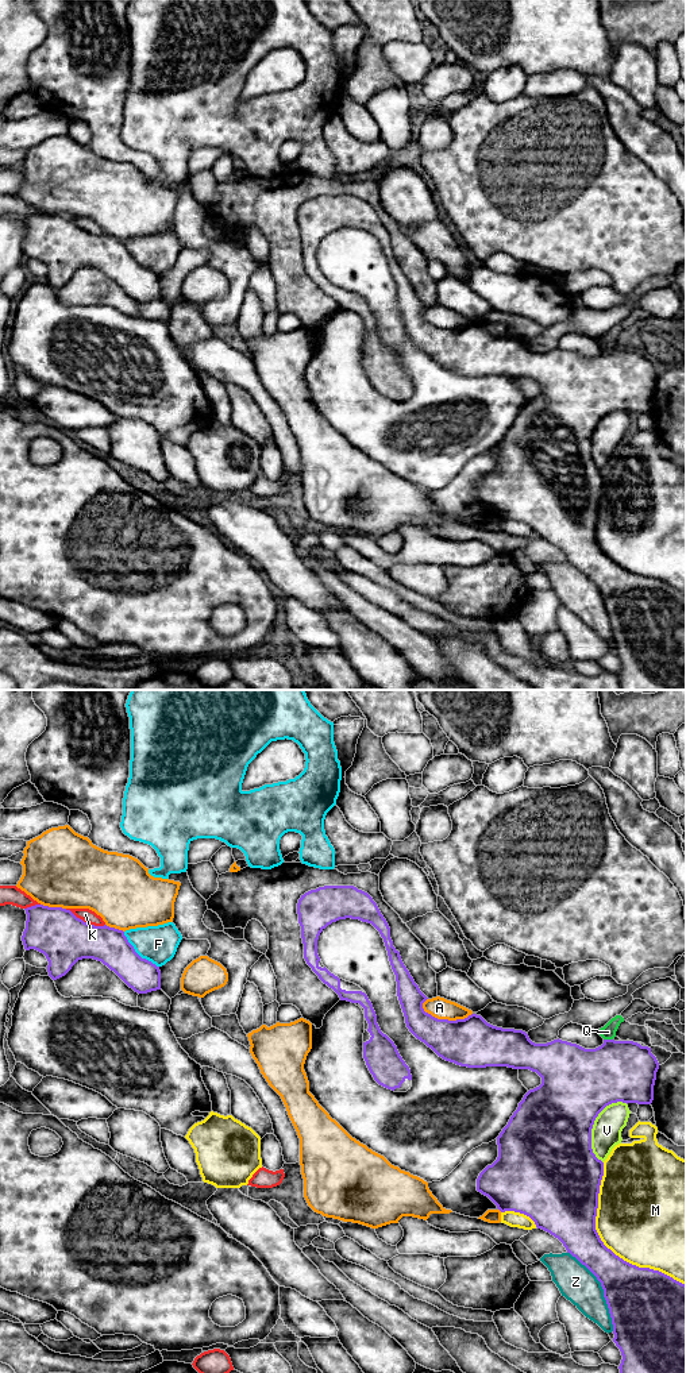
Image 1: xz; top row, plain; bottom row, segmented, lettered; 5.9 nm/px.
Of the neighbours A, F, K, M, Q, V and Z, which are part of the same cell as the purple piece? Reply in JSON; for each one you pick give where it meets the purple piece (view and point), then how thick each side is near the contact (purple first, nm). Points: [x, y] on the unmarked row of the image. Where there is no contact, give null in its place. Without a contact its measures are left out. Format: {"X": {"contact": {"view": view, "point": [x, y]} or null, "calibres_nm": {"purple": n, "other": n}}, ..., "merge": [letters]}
{"merge": []}

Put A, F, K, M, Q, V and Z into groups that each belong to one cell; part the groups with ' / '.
A / F / K / M / Q / V / Z

